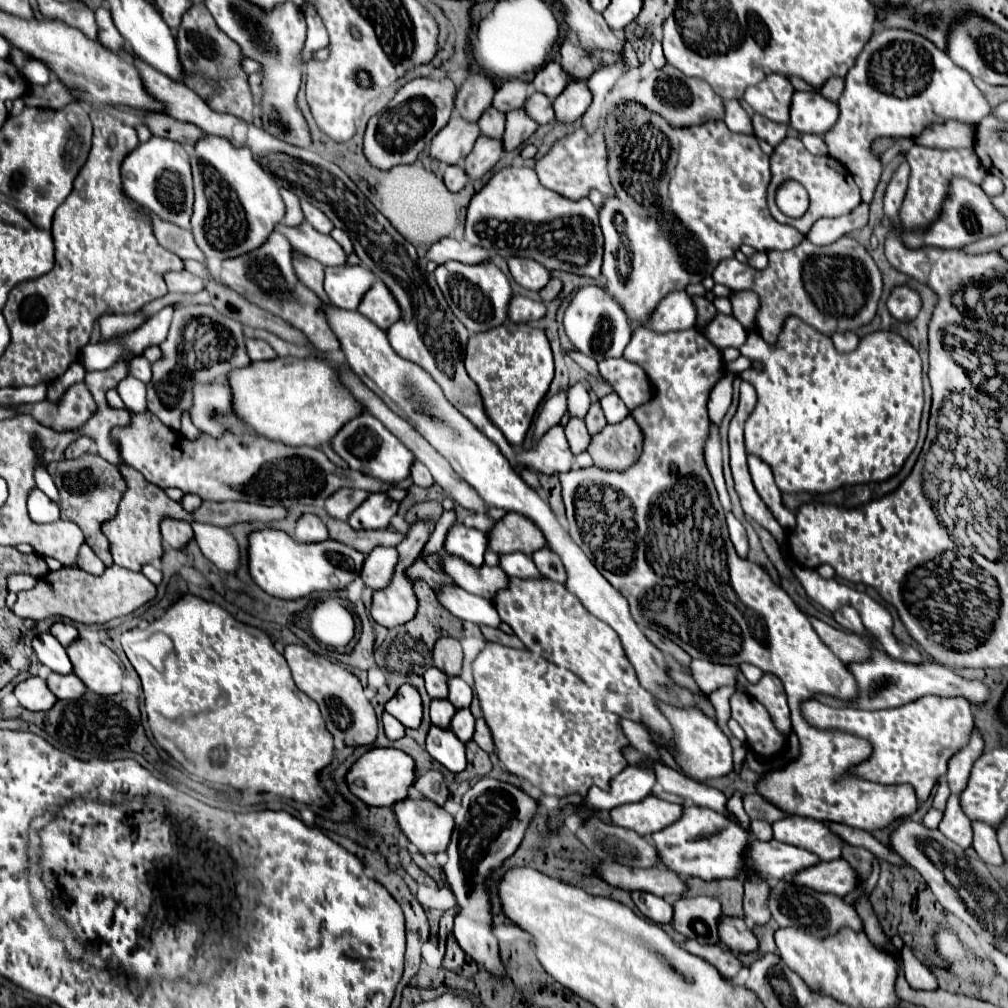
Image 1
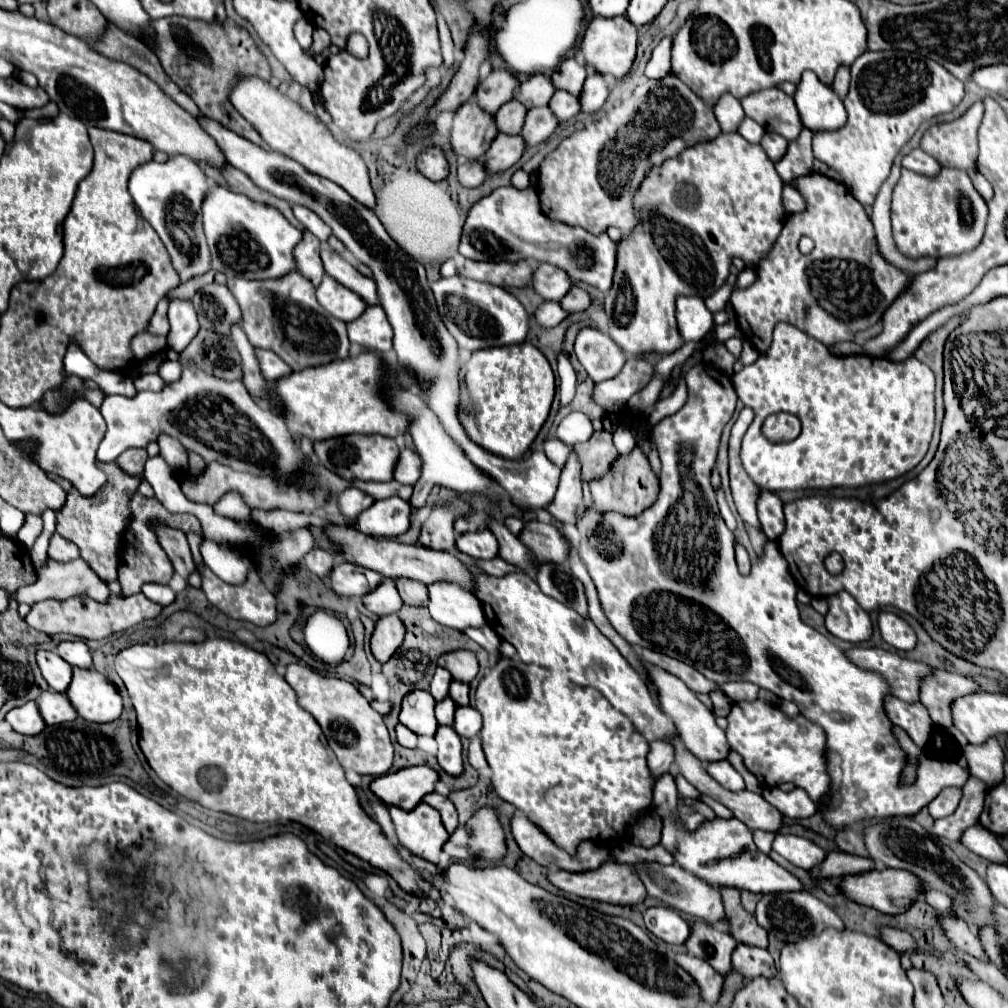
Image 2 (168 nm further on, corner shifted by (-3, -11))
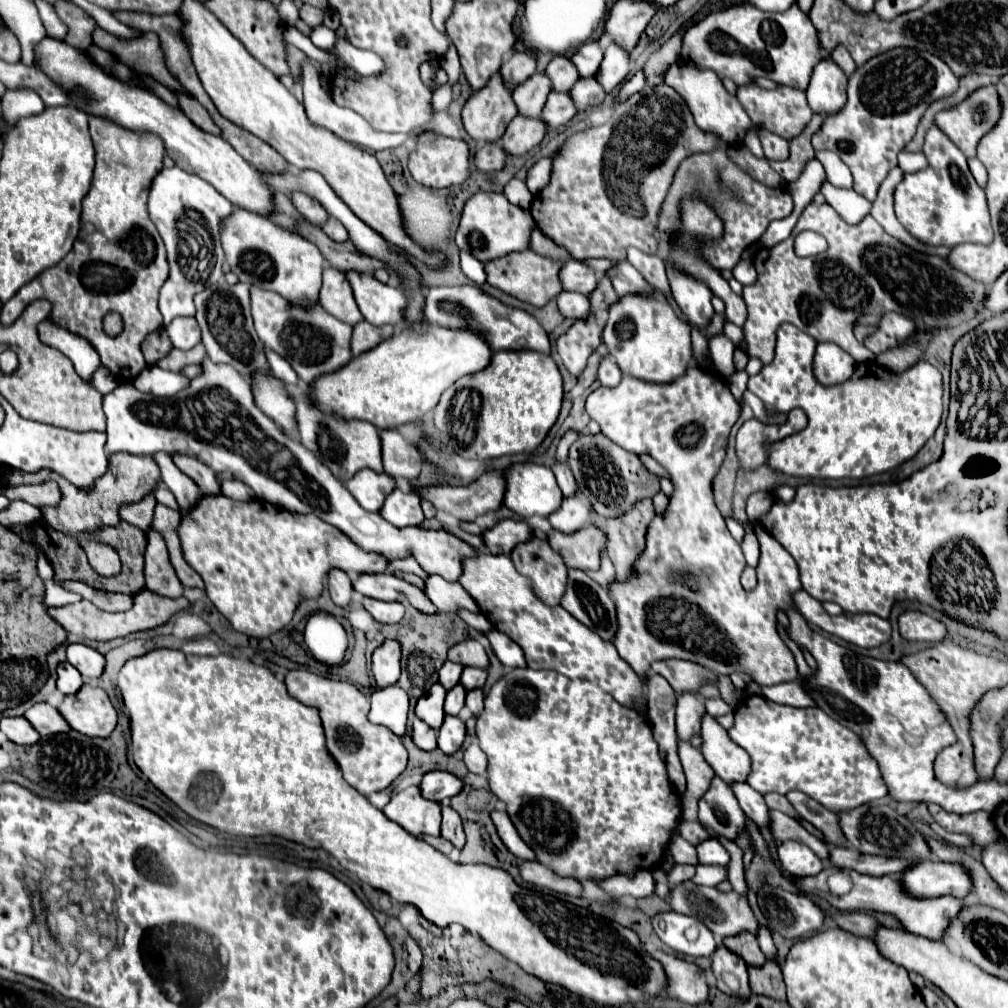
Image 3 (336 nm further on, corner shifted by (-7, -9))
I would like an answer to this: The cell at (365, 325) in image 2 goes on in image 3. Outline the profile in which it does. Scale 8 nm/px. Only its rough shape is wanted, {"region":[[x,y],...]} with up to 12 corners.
{"region":[[354,326],[352,356],[376,348],[394,334],[394,326]]}

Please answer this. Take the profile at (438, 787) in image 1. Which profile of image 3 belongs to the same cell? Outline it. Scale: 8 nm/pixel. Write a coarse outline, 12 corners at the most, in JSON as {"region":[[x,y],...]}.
{"region":[[442,804],[442,838],[464,848],[460,816]]}

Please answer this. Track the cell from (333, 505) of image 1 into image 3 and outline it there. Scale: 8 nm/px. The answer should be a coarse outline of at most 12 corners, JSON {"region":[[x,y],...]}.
{"region":[[360,470],[346,488],[364,510],[378,512],[396,480]]}

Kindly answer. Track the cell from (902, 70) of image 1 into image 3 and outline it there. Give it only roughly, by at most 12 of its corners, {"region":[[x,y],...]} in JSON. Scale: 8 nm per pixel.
{"region":[[892,48],[848,80],[812,136],[876,198],[932,100],[958,90],[934,54]]}

